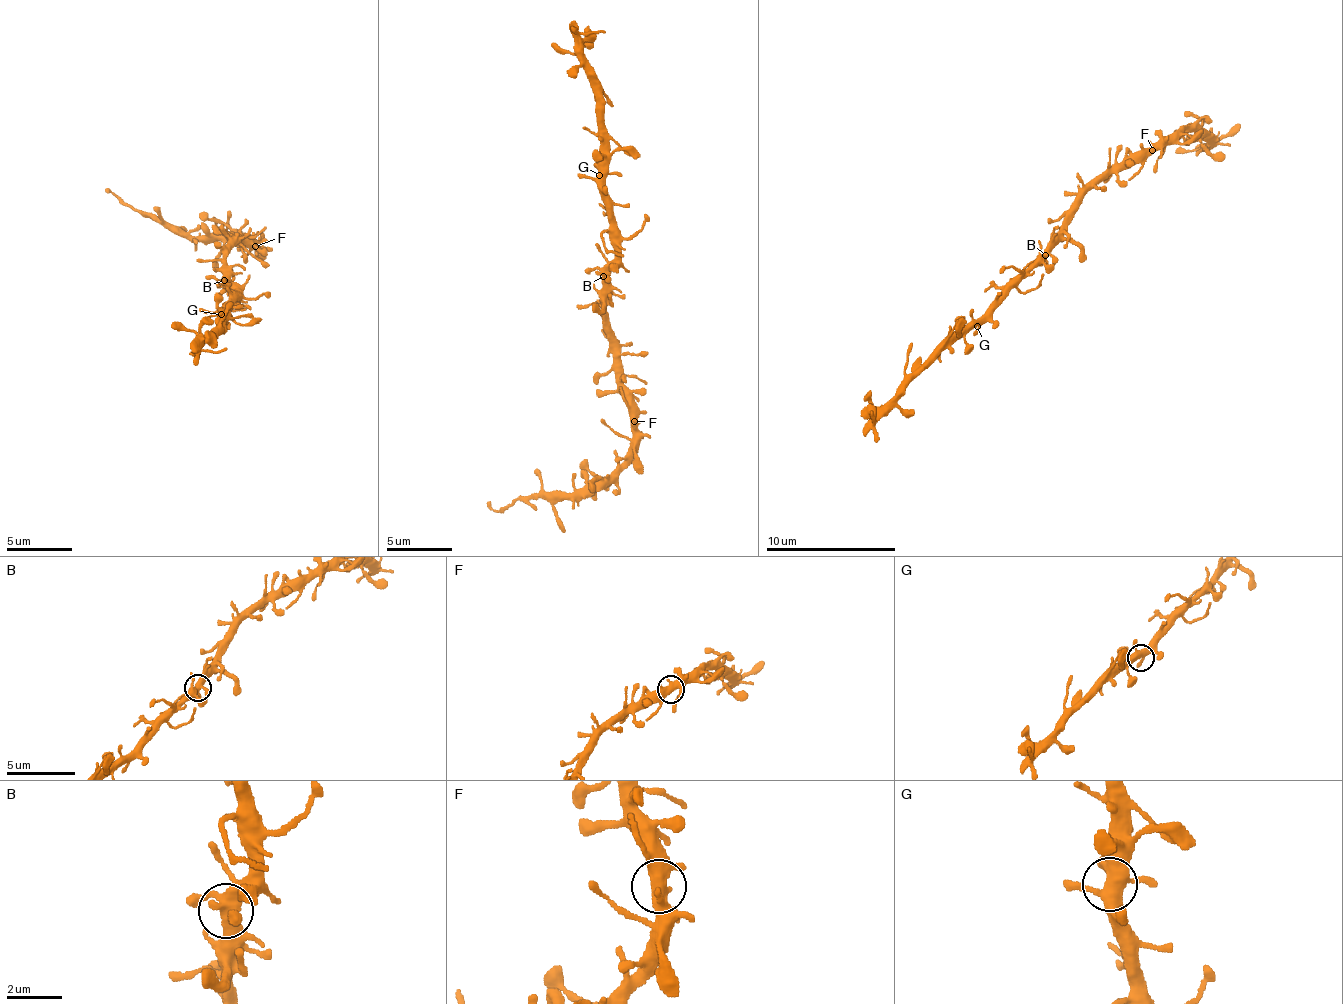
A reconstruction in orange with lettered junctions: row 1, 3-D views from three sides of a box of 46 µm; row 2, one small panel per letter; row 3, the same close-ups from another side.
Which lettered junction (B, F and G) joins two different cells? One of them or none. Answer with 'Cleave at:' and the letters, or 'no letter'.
Cleave at: no letter

